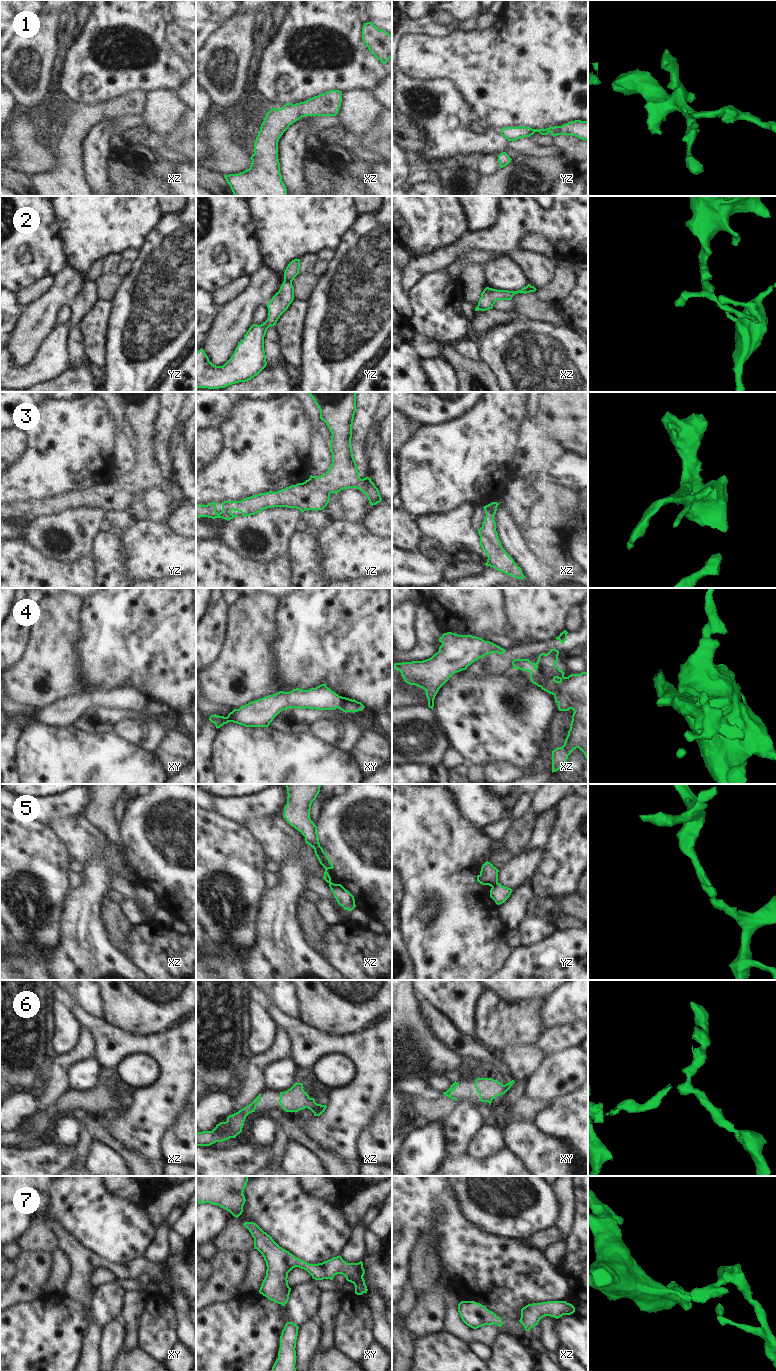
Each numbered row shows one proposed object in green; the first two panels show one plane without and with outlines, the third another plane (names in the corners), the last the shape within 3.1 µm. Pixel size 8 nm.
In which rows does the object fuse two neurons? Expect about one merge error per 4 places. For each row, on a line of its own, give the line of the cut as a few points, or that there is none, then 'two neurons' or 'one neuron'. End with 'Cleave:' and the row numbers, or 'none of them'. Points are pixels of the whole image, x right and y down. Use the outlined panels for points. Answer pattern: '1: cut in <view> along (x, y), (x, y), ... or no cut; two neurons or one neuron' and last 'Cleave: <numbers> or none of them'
1: no cut; one neuron
2: cut in yz along (284, 279), (291, 282); two neurons
3: no cut; one neuron
4: no cut; one neuron
5: cut in yz along (497, 882), (492, 887); two neurons
6: no cut; one neuron
7: no cut; one neuron
Cleave: 2, 5

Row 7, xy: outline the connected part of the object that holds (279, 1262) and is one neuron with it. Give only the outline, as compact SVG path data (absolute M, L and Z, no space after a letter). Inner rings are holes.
M245 1222L243 1225L254 1238L254 1249L262 1254L266 1262L266 1276L259 1293L269 1300L285 1306L291 1291L287 1280L288 1273L295 1267L306 1270L315 1280L333 1280L335 1275L342 1274L348 1282L354 1284L355 1294L367 1293L368 1289L363 1278L365 1270L362 1261L347 1263L339 1255L322 1263L309 1264L280 1247L256 1223Z

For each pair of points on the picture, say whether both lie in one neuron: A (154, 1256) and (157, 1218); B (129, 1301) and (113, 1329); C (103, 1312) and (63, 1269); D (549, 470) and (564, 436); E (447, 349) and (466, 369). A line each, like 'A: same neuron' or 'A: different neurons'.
A: different neurons
B: different neurons
C: different neurons
D: different neurons
E: same neuron

